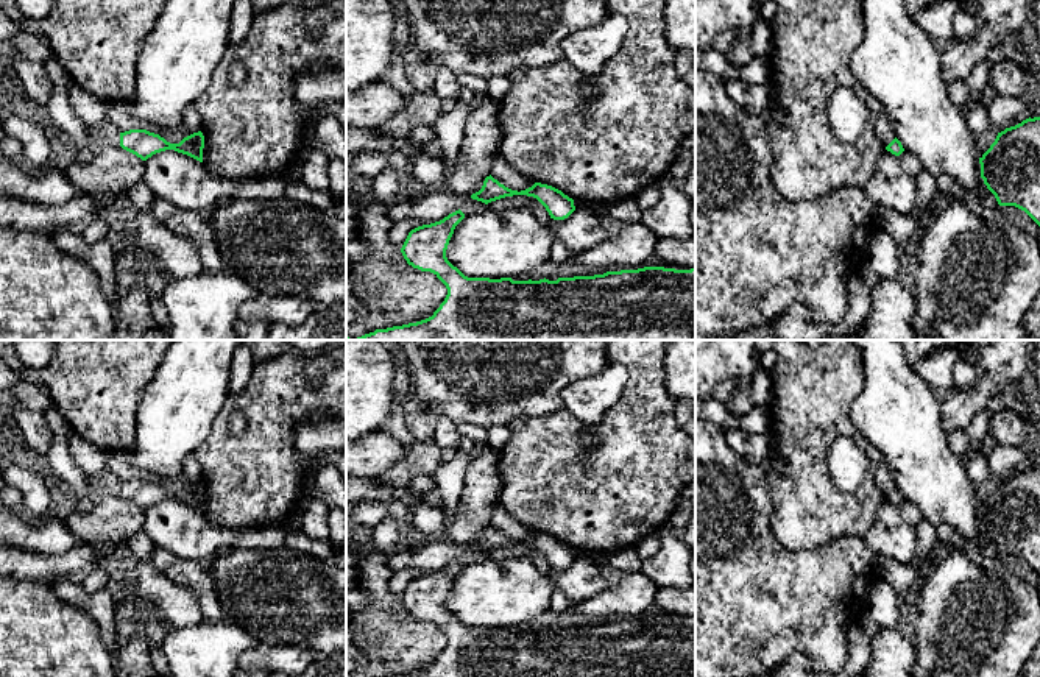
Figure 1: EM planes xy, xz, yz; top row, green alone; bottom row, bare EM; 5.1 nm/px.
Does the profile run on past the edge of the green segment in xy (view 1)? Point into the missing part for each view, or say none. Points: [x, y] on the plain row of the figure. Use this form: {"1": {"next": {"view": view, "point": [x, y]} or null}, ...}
{"1": {"next": null}}

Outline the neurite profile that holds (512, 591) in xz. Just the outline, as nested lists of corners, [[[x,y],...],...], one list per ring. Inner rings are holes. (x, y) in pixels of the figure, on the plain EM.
[[[529,557],[466,565],[454,579],[446,607],[468,627],[513,627],[550,610],[557,590]]]

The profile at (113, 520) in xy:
[[[108,496],[87,507],[72,507],[61,516],[65,527],[81,541],[103,541],[108,546],[126,543],[142,530],[145,510],[119,496]]]

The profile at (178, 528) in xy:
[[[165,499],[145,510],[142,530],[179,558],[207,562],[225,549],[279,549],[285,530],[274,524],[225,529],[212,524],[203,512]]]

